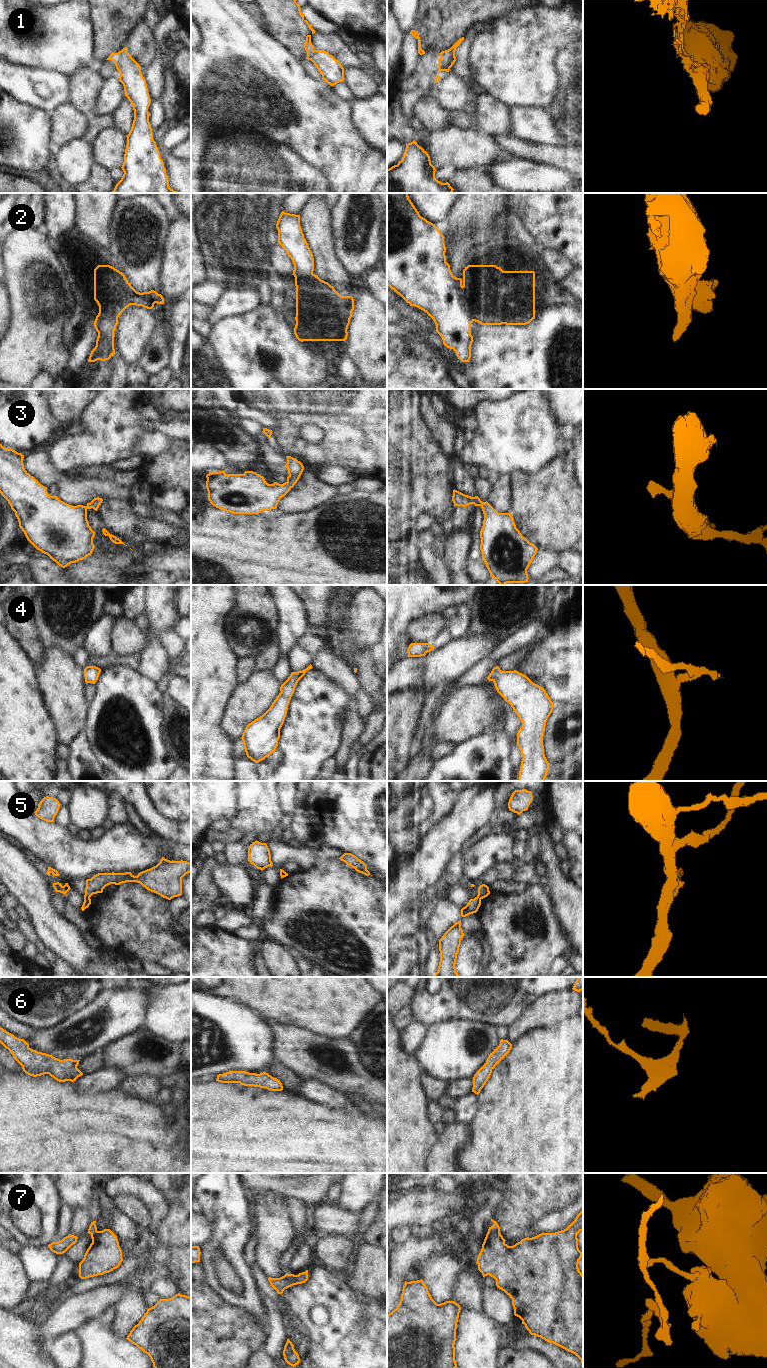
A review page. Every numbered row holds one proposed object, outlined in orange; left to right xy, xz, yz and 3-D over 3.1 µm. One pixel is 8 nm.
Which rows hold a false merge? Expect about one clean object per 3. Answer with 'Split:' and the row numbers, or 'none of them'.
Split: 1, 2, 5, 7

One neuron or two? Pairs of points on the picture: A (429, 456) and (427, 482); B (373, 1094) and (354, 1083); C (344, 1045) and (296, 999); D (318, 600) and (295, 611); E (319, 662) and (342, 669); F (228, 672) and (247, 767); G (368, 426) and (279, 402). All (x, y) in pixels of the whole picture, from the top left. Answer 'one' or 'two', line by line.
A: one
B: one
C: two
D: two
E: one
F: two
G: one

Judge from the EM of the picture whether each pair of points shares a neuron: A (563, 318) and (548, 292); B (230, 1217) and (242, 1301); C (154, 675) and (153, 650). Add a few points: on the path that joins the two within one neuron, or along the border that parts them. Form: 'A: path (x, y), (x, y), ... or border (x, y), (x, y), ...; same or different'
A: path (556, 313), (546, 303), (546, 299); same
B: path (231, 1238), (234, 1255), (246, 1280); same
C: path (154, 669), (153, 656); same

